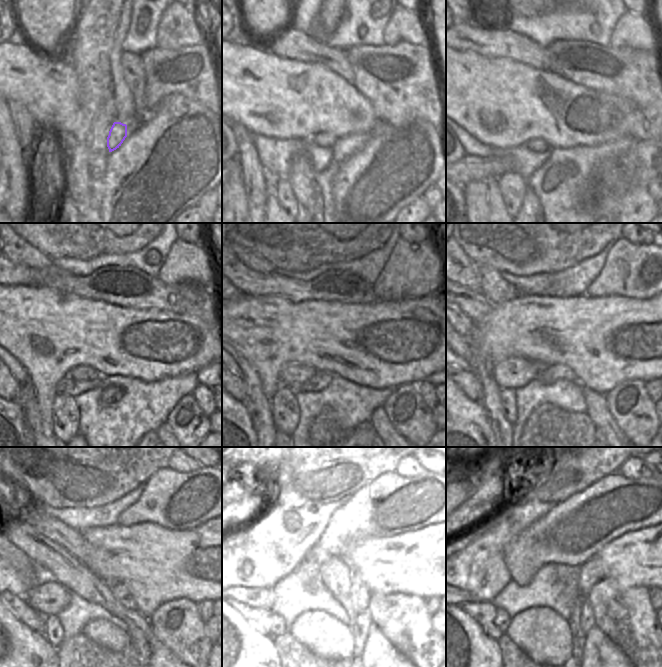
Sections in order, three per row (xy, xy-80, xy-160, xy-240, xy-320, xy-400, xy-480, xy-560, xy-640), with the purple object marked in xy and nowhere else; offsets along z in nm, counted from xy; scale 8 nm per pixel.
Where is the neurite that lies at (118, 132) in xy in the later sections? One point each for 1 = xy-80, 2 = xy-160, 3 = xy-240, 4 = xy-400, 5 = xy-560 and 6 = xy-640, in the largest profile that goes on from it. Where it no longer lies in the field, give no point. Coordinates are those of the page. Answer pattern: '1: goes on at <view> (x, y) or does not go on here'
1: goes on at xy-80 (323, 139)
2: goes on at xy-160 (537, 145)
3: goes on at xy-240 (81, 372)
4: goes on at xy-400 (514, 373)
5: goes on at xy-560 (254, 597)
6: goes on at xy-640 (466, 597)

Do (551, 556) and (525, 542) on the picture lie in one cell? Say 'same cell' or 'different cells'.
same cell

